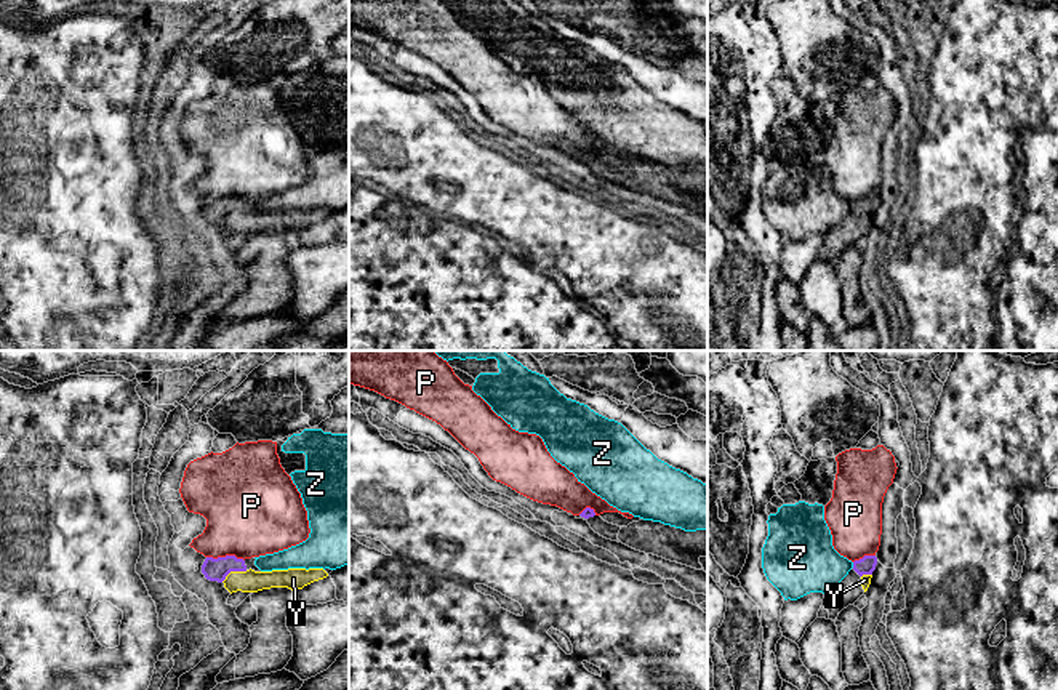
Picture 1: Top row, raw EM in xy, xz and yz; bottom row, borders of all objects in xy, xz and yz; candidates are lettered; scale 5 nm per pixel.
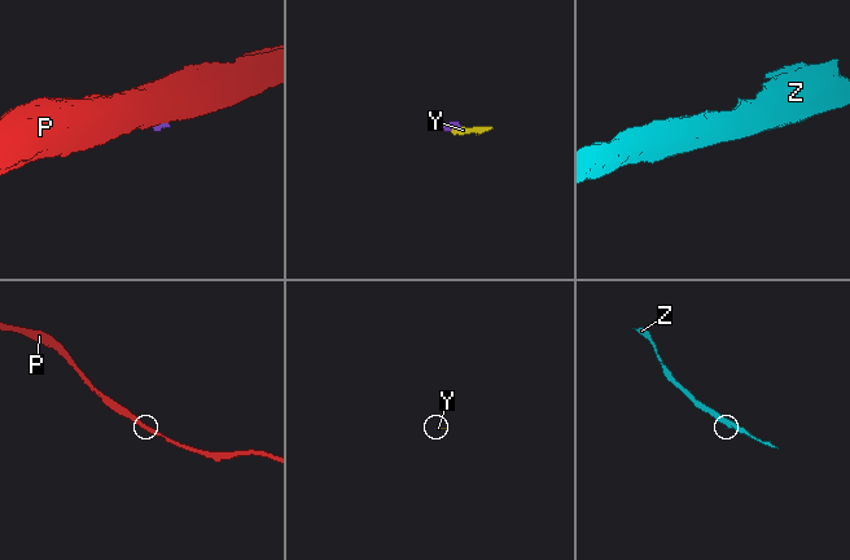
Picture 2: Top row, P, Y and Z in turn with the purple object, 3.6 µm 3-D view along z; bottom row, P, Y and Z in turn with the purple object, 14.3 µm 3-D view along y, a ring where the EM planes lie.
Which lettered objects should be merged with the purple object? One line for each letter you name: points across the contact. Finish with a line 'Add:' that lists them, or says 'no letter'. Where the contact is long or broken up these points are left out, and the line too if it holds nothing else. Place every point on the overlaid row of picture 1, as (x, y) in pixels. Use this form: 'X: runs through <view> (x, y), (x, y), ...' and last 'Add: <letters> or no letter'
Add: Y

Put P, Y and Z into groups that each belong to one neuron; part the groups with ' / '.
P / Y / Z

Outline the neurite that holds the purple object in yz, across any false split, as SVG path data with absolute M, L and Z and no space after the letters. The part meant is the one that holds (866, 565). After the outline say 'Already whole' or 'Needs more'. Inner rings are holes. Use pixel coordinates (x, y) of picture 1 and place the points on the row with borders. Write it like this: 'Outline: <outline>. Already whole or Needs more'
Outline: M864 556L863 559L855 560L848 575L824 594L818 618L836 621L844 608L853 605L861 596L864 596L871 584L876 565L876 556Z. Needs more

